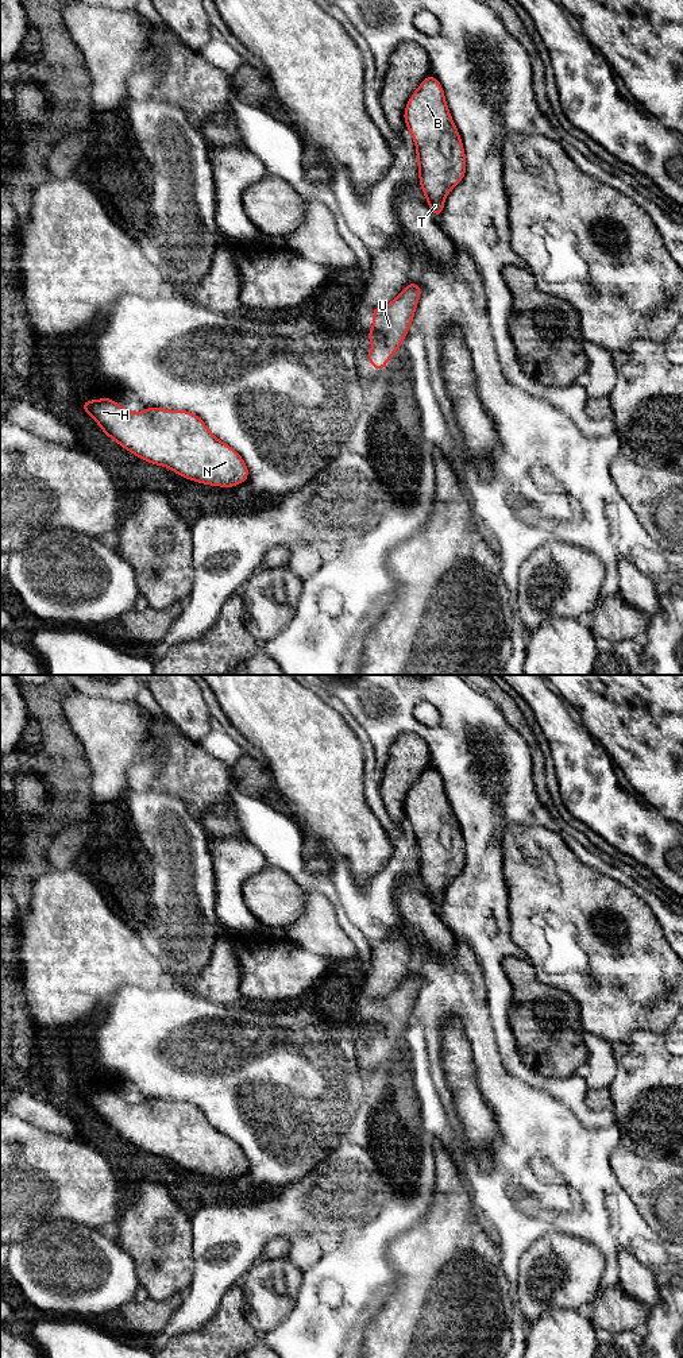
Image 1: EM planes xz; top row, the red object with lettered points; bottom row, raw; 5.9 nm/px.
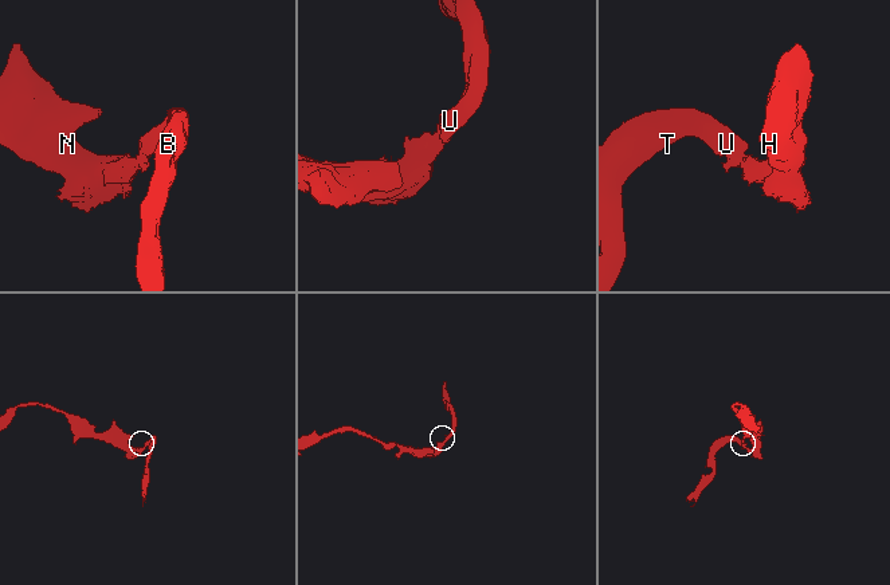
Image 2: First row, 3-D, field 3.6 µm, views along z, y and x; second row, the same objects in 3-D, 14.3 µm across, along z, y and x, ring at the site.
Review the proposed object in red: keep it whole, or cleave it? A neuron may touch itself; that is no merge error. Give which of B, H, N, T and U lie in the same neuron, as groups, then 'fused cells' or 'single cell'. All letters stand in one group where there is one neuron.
groups B H N T U; single cell

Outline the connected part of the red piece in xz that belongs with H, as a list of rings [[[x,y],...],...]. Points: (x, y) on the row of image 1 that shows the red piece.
[[[112,398],[84,401],[82,409],[108,437],[131,454],[153,464],[167,467],[186,479],[227,489],[248,479],[248,468],[242,456],[212,435],[194,413],[161,408],[147,408],[132,413]]]

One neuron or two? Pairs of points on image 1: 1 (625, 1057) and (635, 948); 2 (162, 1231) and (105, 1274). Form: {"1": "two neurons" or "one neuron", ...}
{"1": "two neurons", "2": "two neurons"}

